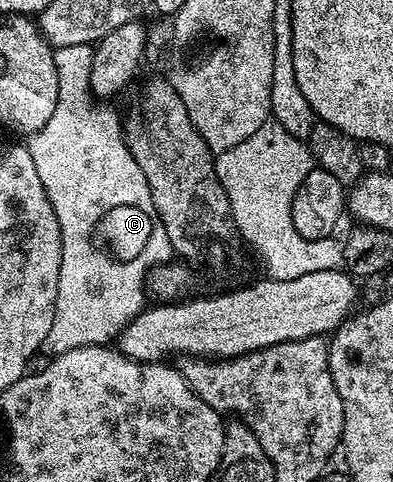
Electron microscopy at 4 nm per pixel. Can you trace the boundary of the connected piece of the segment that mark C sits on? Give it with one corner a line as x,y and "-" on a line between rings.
83,43
58,47
55,52
58,105
54,105
50,121
46,121
40,131
35,131
26,143
30,157
34,157
38,177
42,177
46,197
50,197
50,205
58,217
62,237
62,265
58,269
54,325
50,325
52,335
46,333
42,348
48,357
52,357
52,339
56,339
56,347
60,347
60,327
80,327
81,347
111,344
125,325
145,310
144,279
146,283
153,269
171,264
174,259
170,237
166,237
166,225
162,225
158,209
154,209
154,197
150,197
146,173
138,169
138,161
134,161
128,148
126,131
124,135
120,128
120,115
108,108
111,106
97,102
90,89
93,48

